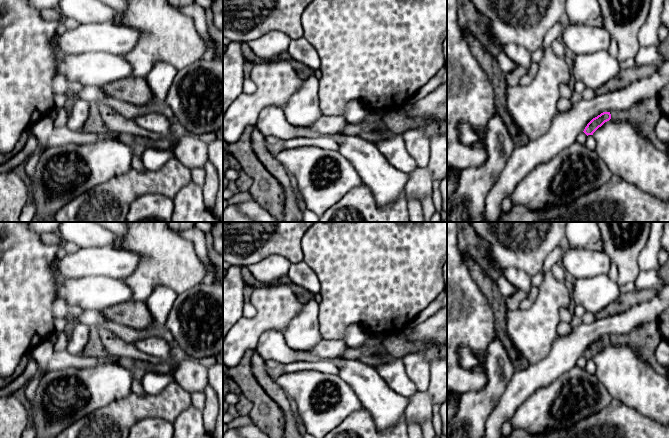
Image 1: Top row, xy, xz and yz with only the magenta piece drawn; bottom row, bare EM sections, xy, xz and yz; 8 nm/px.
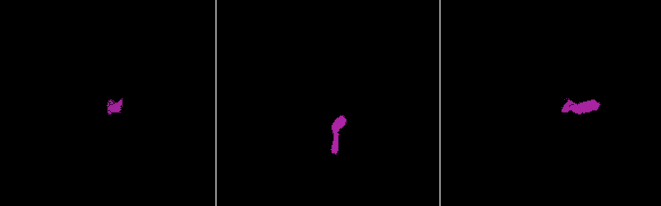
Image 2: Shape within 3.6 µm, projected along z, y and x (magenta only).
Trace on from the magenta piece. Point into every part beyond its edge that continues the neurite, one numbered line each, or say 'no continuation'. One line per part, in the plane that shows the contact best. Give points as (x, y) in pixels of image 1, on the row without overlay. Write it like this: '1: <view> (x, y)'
no continuation

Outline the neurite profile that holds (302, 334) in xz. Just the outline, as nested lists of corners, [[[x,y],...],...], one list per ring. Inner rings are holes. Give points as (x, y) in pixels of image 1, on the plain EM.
[[[314,299],[303,304],[301,312],[290,321],[283,333],[290,348],[307,352],[322,339],[318,314],[319,304]]]

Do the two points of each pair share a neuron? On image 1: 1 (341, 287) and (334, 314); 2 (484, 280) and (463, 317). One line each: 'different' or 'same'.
1: same
2: different

